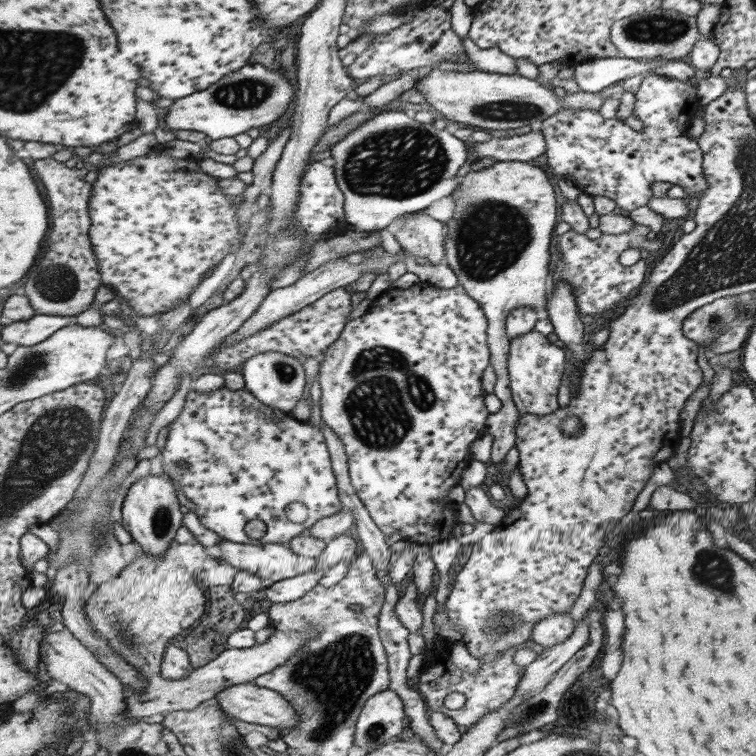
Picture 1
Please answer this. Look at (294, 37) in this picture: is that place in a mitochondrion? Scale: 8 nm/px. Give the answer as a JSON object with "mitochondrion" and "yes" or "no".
{"mitochondrion":"no"}

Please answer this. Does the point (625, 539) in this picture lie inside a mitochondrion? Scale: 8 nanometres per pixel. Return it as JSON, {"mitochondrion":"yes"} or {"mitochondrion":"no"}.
{"mitochondrion":"no"}

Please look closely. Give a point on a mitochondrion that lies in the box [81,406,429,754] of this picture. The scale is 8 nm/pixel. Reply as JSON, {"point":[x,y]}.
{"point":[335,677]}

